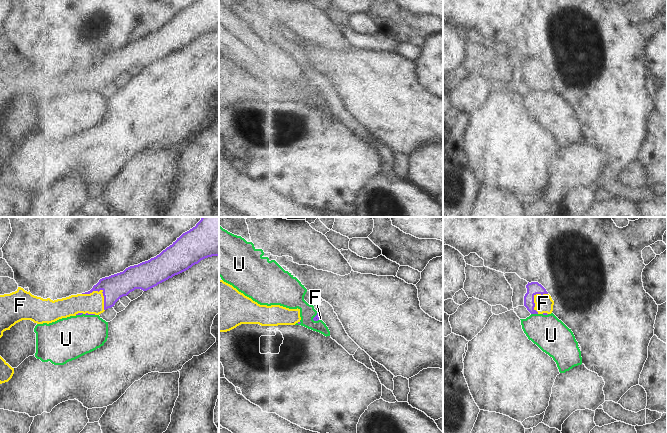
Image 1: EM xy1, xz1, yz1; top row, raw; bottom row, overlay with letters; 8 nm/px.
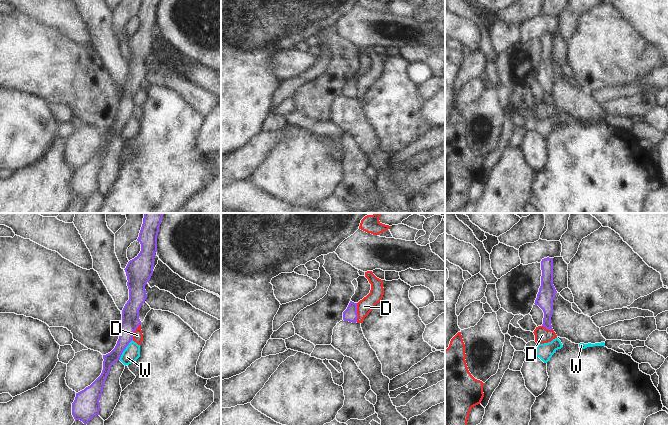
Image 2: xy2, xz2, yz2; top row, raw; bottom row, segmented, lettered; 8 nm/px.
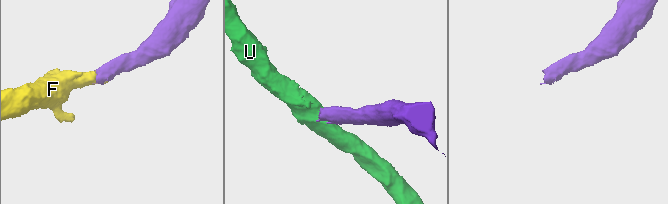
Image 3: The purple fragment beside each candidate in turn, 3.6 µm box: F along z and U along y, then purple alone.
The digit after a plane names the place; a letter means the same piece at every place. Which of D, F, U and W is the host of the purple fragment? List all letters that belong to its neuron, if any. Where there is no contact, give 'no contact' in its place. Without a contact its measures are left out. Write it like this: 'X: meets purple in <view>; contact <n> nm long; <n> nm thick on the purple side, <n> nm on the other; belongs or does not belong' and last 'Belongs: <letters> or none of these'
D: meets purple in xz2; contact 150 nm long; 110 nm thick on the purple side, 120 nm on the other; does not belong
F: meets purple in xy1; contact 240 nm long; 200 nm thick on the purple side, 170 nm on the other; belongs
U: meets purple in yz1; contact 60 nm long; 110 nm thick on the purple side, 280 nm on the other; does not belong
W: meets purple in xy2; contact 200 nm long; 150 nm thick on the purple side, 130 nm on the other; does not belong
Belongs: F

